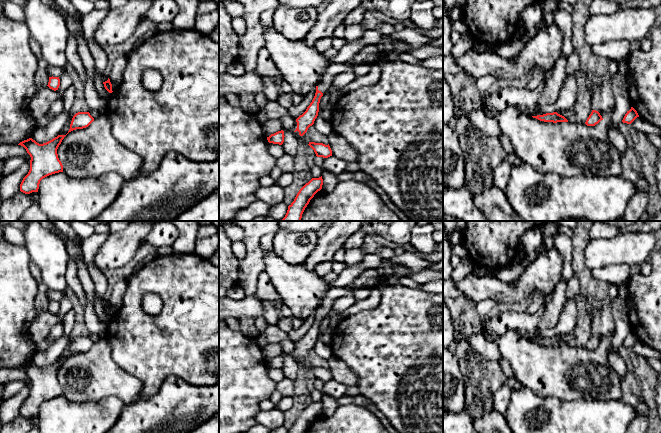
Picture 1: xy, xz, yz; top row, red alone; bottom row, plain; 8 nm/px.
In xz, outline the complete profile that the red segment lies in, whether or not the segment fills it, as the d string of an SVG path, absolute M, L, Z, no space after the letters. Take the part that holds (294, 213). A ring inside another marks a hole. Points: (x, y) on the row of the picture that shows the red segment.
M312 178L297 193L294 201L288 206L285 217L280 221L301 221L302 214L314 195L322 189L323 179Z

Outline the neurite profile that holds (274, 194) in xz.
M274 184L268 187L260 187L255 191L255 197L258 201L264 202L270 206L284 201L284 188Z

